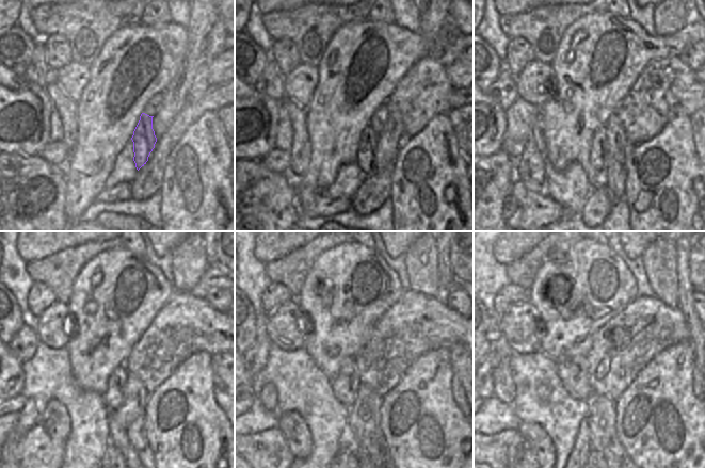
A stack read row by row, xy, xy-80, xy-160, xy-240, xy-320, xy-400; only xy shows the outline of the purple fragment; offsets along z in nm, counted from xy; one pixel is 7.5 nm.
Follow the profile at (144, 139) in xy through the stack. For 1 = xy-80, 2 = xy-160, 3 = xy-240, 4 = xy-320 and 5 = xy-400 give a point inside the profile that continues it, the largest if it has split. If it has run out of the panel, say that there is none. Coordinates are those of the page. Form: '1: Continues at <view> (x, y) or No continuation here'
1: Continues at xy-80 (368, 139)
2: Continues at xy-160 (598, 147)
3: Continues at xy-240 (113, 397)
4: Continues at xy-320 (345, 386)
5: Continues at xy-400 (573, 373).

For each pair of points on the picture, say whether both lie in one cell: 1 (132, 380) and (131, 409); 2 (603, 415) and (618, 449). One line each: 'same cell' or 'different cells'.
1: same cell
2: same cell

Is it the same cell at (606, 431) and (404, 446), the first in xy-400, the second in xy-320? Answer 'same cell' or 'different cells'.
different cells

